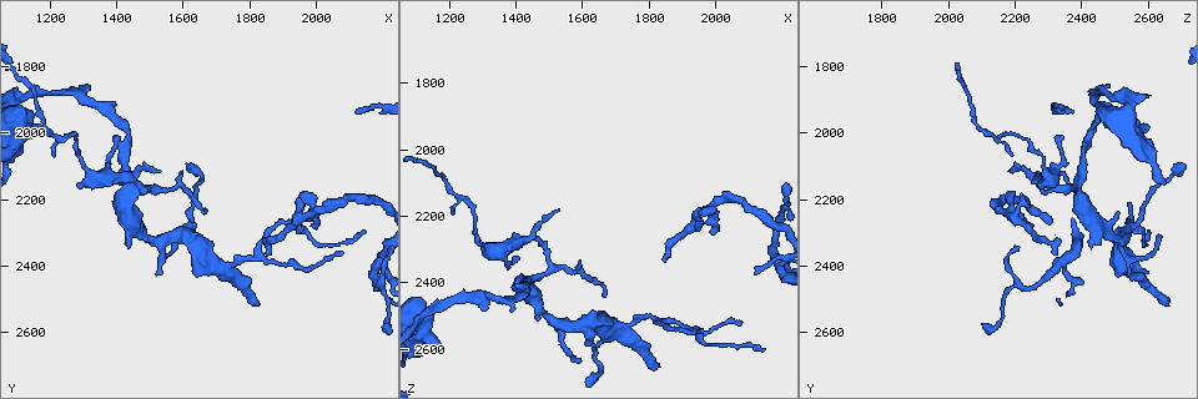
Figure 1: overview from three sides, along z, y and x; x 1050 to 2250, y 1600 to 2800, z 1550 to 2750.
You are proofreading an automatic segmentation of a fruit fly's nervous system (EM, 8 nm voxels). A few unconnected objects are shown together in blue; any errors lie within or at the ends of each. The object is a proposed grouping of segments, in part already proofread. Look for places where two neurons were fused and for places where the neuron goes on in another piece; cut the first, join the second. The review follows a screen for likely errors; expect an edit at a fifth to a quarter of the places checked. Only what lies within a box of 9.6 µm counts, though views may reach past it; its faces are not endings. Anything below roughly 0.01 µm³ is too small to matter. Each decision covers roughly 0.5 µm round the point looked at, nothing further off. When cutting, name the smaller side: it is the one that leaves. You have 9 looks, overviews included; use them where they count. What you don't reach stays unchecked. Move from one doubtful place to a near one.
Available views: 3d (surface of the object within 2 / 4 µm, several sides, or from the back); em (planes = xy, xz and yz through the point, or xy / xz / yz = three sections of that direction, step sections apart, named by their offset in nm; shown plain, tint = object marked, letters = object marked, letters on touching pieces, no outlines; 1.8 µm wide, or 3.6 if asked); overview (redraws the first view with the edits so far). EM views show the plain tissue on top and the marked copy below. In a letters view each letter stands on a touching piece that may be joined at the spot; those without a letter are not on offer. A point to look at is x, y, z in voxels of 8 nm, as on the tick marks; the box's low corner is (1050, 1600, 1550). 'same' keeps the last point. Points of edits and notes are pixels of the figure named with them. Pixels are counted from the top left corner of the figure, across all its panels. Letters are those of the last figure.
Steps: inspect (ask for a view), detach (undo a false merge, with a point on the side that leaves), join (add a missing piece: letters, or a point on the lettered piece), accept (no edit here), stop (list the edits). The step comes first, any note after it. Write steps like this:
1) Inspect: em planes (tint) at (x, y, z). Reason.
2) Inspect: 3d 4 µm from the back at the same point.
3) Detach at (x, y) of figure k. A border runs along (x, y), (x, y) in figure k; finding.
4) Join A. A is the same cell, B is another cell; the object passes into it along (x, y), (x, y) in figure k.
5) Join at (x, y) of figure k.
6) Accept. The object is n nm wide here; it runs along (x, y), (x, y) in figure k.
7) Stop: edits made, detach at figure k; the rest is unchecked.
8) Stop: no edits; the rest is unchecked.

Inspect: em planes (letters) at (1830, 2510, 2660). An open end.

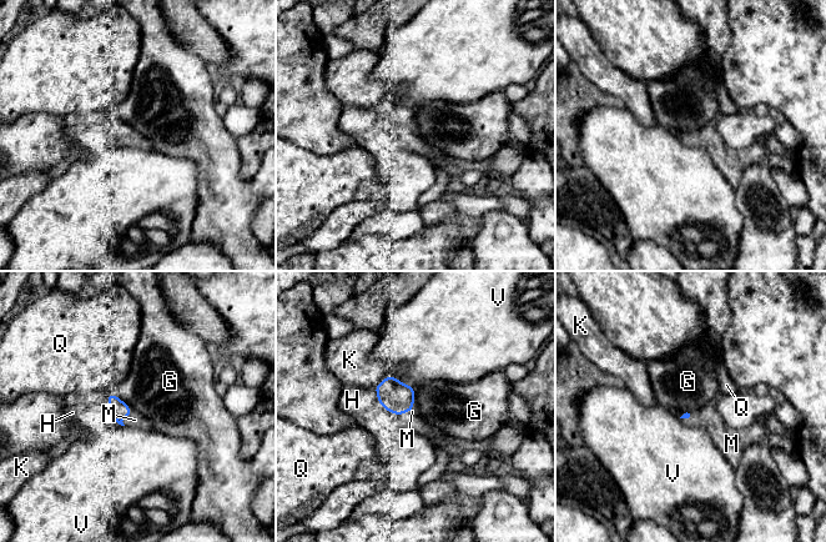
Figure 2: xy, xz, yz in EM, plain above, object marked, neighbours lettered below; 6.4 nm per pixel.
Join M. M is the same cell, G, H, K, Q and V are other cells; the object passes into it along (116, 406), (125, 417), (135, 420) in figure 2; it goes on there.

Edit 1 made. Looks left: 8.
Inspect: overview. See it whole again.

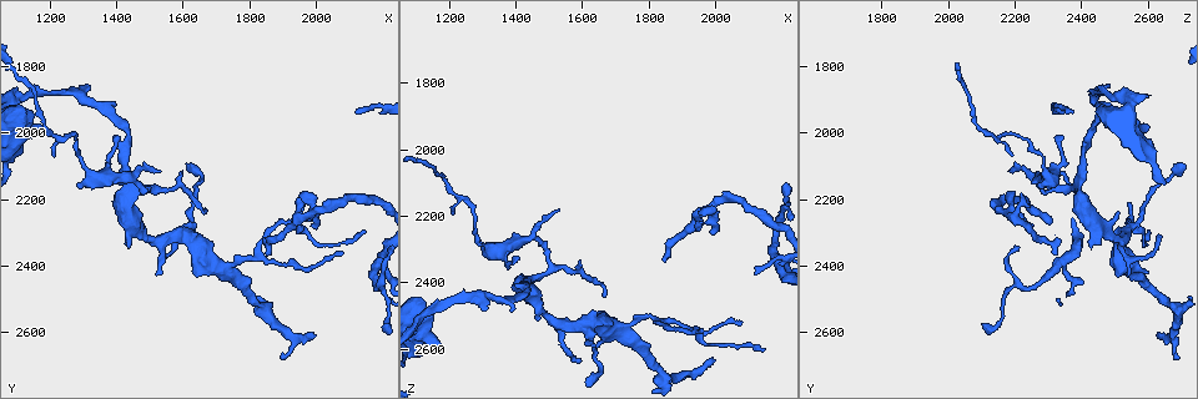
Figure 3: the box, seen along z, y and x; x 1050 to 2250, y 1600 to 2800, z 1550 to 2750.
Inspect: em planes (letters) at (2080, 2360, 2530). Branch stops here.

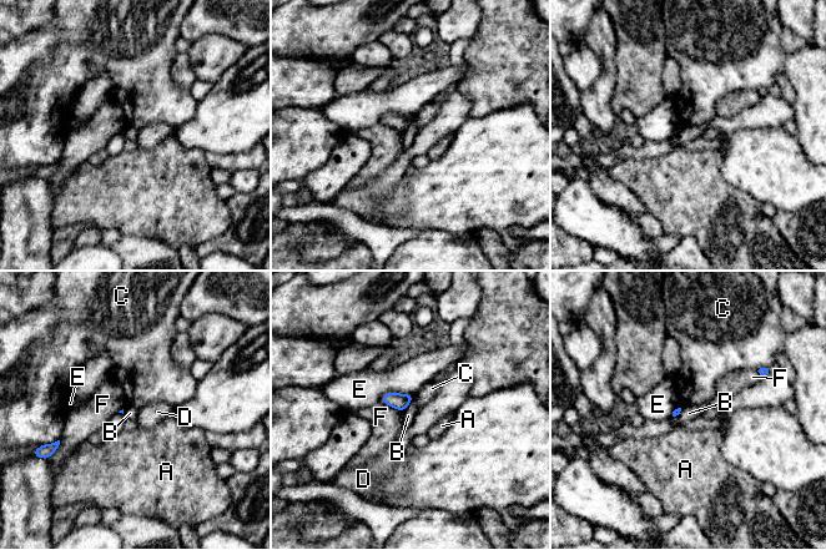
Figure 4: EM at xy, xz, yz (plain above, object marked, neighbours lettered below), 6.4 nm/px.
Accept. A, B, C, D, E and F are other cells; a border runs along (414, 395), (402, 412) in figure 4; no lettered piece goes on from it.

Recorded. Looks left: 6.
Inspect: 3d 2 µm at (1990, 2240, 2190). Sharp bend.

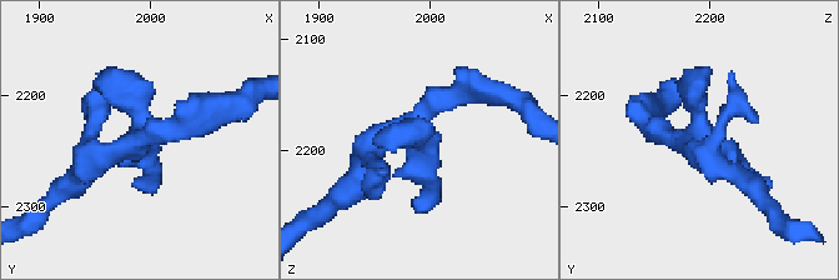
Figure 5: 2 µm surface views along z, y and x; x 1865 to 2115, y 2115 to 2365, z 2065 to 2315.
Inspect: em xy step 4 (letters) at (1988, 2238, 2184). Shape alone is not enough.

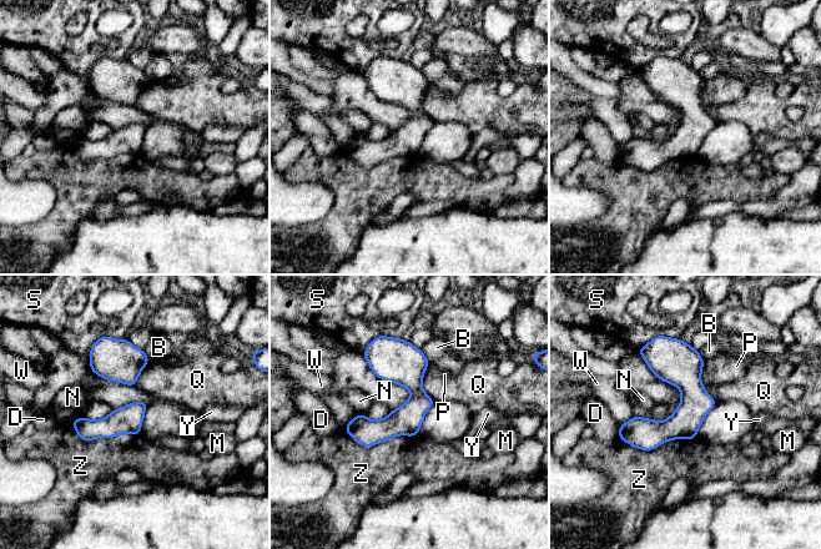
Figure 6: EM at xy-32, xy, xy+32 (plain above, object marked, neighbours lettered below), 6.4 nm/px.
Inspect: em xz step 16 (letters) at the same point.

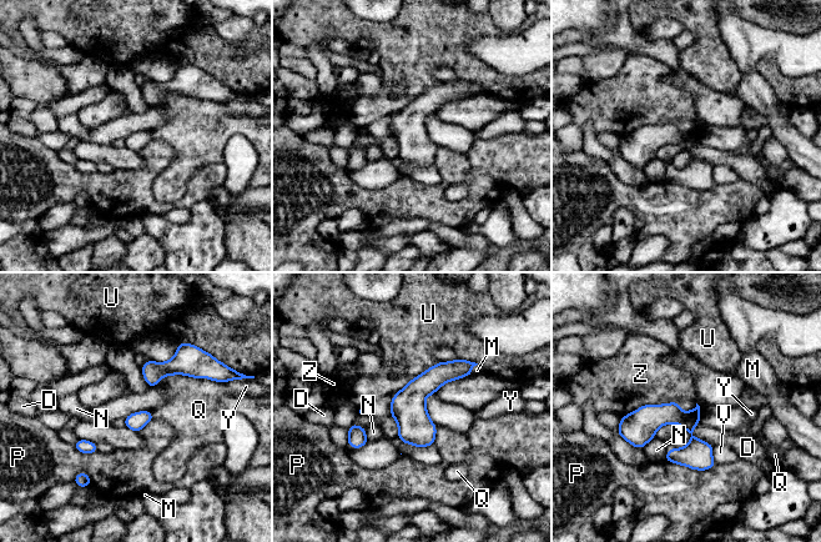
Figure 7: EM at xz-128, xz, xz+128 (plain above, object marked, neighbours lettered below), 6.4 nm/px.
Accept. The object is 120 nm wide here; D, M, N, P, Q, U, V, Y and Z are other cells; a border runs along (680, 401), (645, 404), (621, 416) in figure 7; all the same neuron.

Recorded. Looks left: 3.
Inspect: em 3.6 µm planes (letters) at (1660, 2220, 2440). Branch stops here.

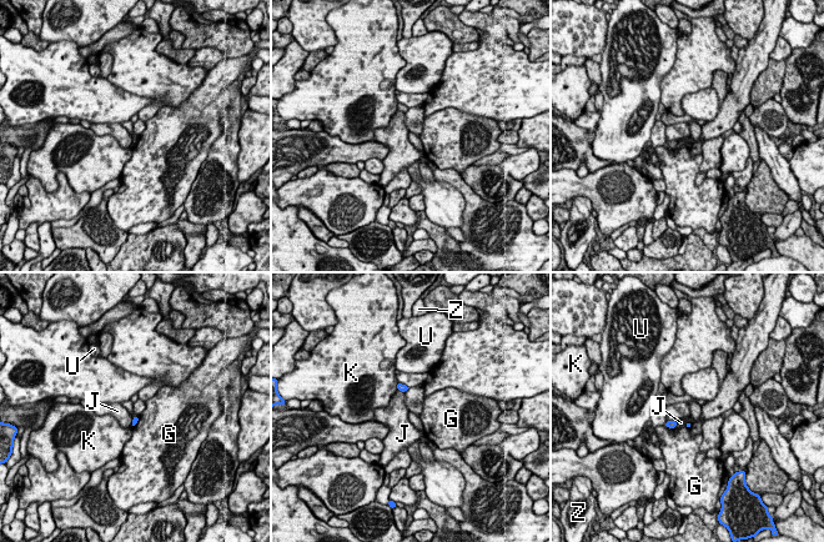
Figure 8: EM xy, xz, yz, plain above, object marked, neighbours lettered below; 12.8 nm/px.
Accept. G, J, K, U and Z are other cells; a border runs along (677, 421), (677, 425), (672, 428) in figure 8; no lettered piece goes on from it.

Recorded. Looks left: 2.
Stop: edits made, join at figure 2; the rest is unchecked.

